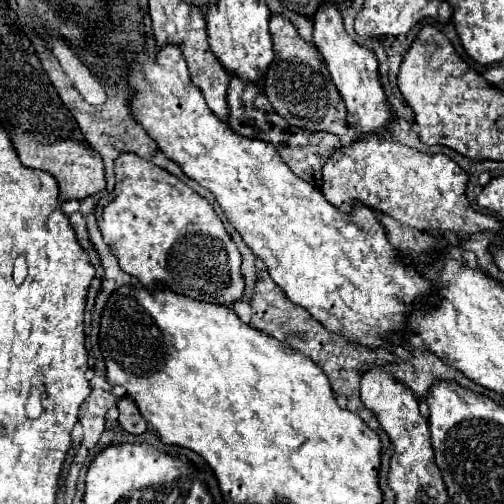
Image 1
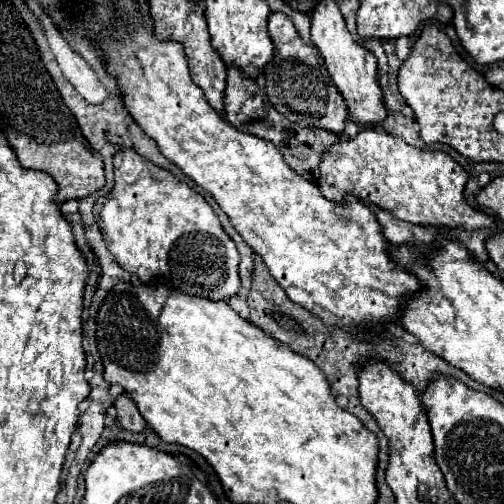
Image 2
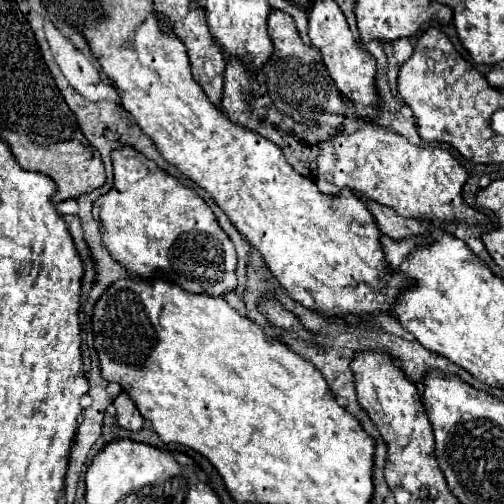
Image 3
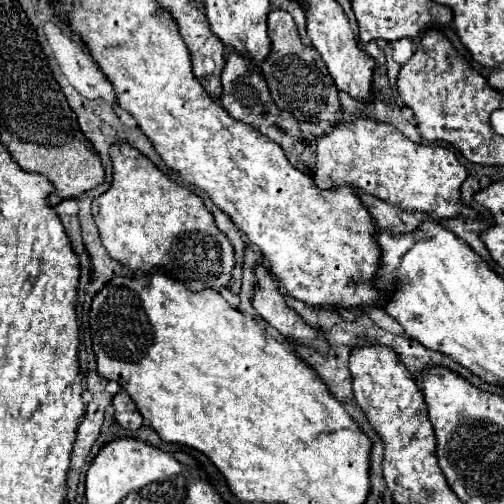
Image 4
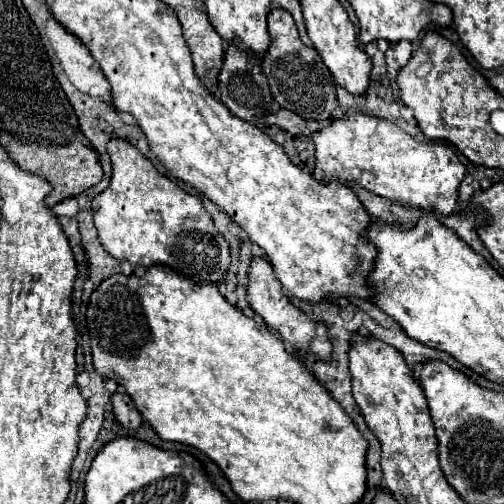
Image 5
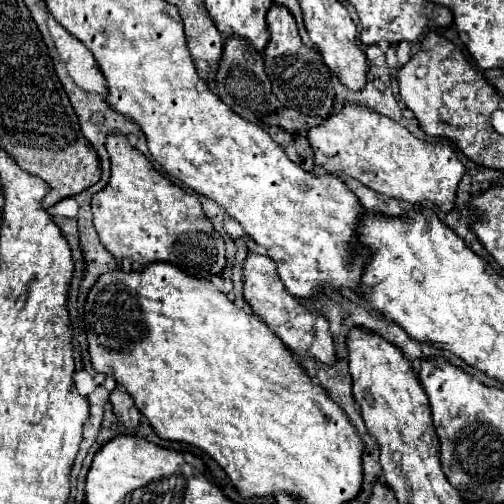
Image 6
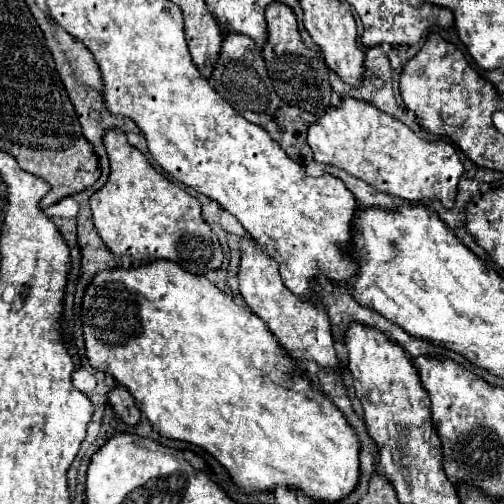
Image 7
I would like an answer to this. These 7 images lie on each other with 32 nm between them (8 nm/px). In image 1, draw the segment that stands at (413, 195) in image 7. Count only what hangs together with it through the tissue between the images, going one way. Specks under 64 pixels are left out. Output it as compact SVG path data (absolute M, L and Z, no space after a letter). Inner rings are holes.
M376 132L362 134L352 144L344 144L336 148L332 156L326 160L326 164L322 166L322 194L328 202L338 206L340 210L348 210L352 202L358 200L366 204L368 208L390 214L402 224L408 224L418 230L434 232L434 234L454 232L456 236L464 236L464 234L474 234L482 230L500 230L500 222L494 216L474 212L474 208L464 196L466 182L468 182L468 174L446 154L422 154L392 138L380 136L380 134L376 136Z

